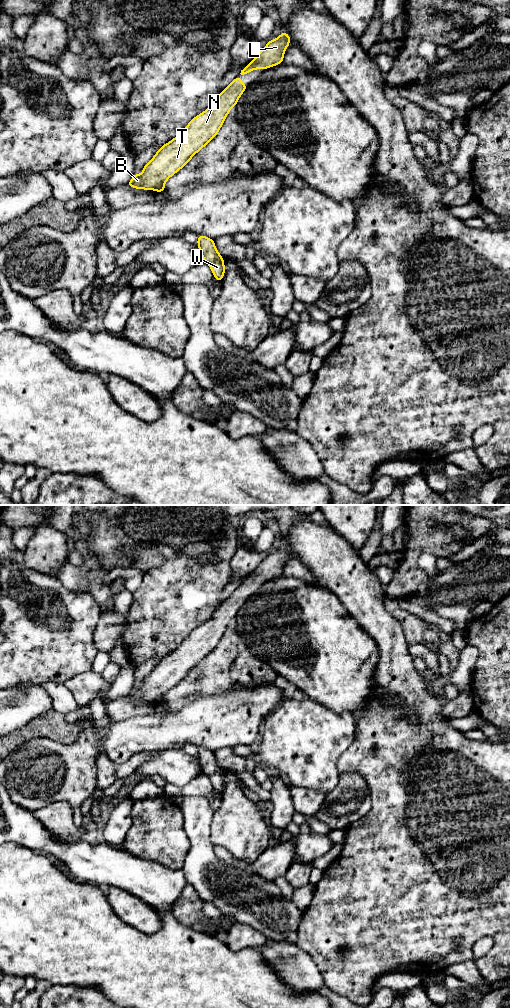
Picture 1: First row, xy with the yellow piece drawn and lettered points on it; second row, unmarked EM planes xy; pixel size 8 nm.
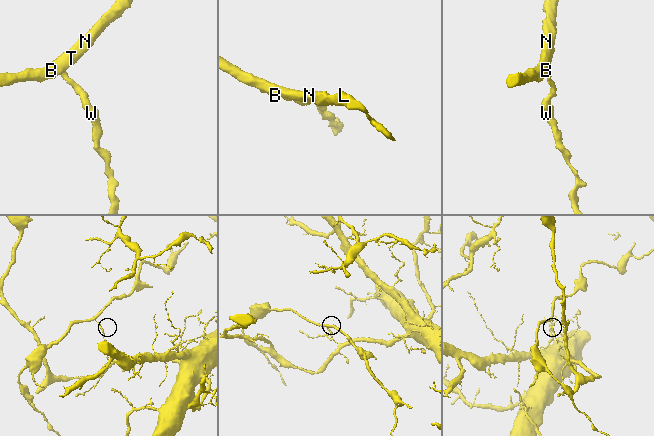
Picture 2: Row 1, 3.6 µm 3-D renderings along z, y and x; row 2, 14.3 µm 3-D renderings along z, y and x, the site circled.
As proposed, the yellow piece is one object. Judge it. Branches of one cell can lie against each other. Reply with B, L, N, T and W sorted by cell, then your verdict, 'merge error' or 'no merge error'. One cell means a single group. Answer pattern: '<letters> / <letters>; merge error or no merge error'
B L N T / W; merge error

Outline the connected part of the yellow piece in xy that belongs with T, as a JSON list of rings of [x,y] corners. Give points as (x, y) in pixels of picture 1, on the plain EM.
[[[236,589],[221,603],[208,621],[193,630],[174,651],[164,656],[156,664],[152,672],[144,677],[143,684],[134,686],[126,697],[135,701],[155,702],[158,696],[165,695],[218,646],[231,620],[236,618],[240,608],[247,600],[248,598],[242,595],[241,589]]]

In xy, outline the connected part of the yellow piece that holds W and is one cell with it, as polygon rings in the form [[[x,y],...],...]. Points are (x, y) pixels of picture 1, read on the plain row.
[[[198,747],[197,756],[203,772],[209,777],[214,790],[220,795],[225,785],[223,768],[221,768],[216,759],[214,752],[206,748]]]

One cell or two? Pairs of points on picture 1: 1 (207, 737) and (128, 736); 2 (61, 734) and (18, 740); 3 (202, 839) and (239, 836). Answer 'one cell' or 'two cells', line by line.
1: one cell
2: one cell
3: two cells

